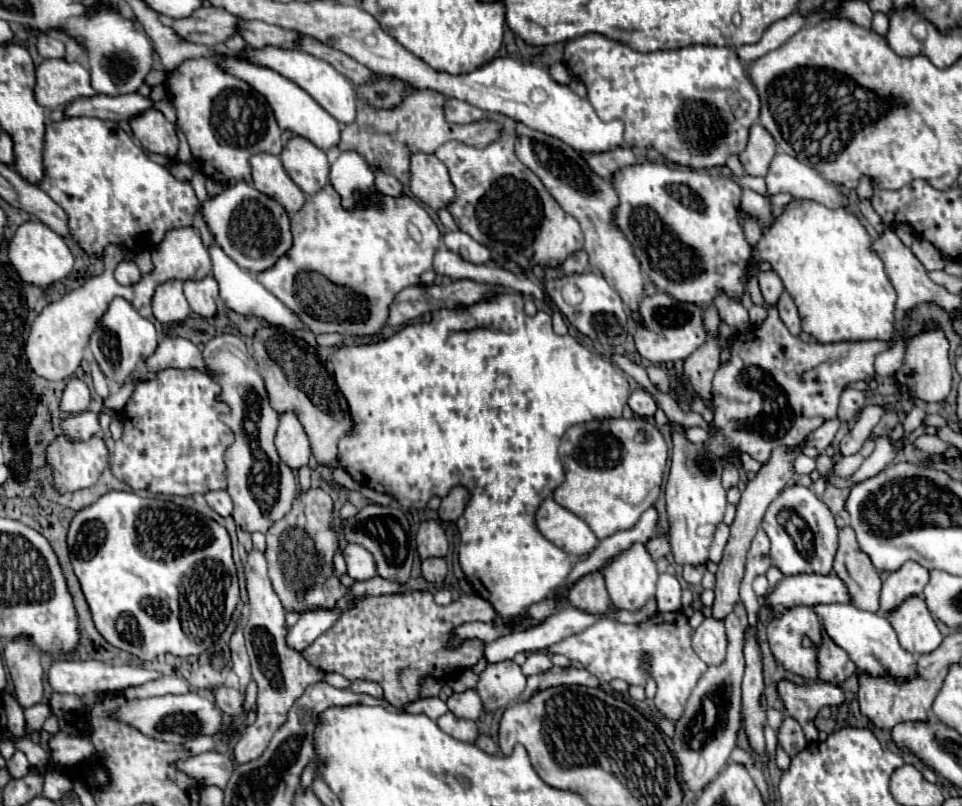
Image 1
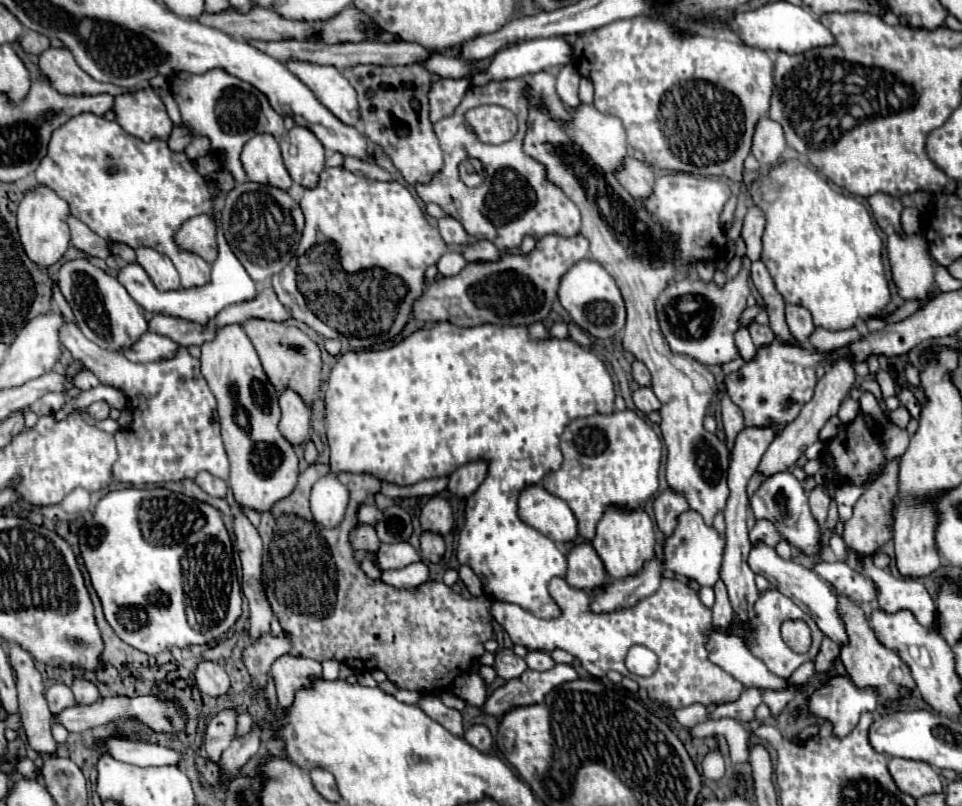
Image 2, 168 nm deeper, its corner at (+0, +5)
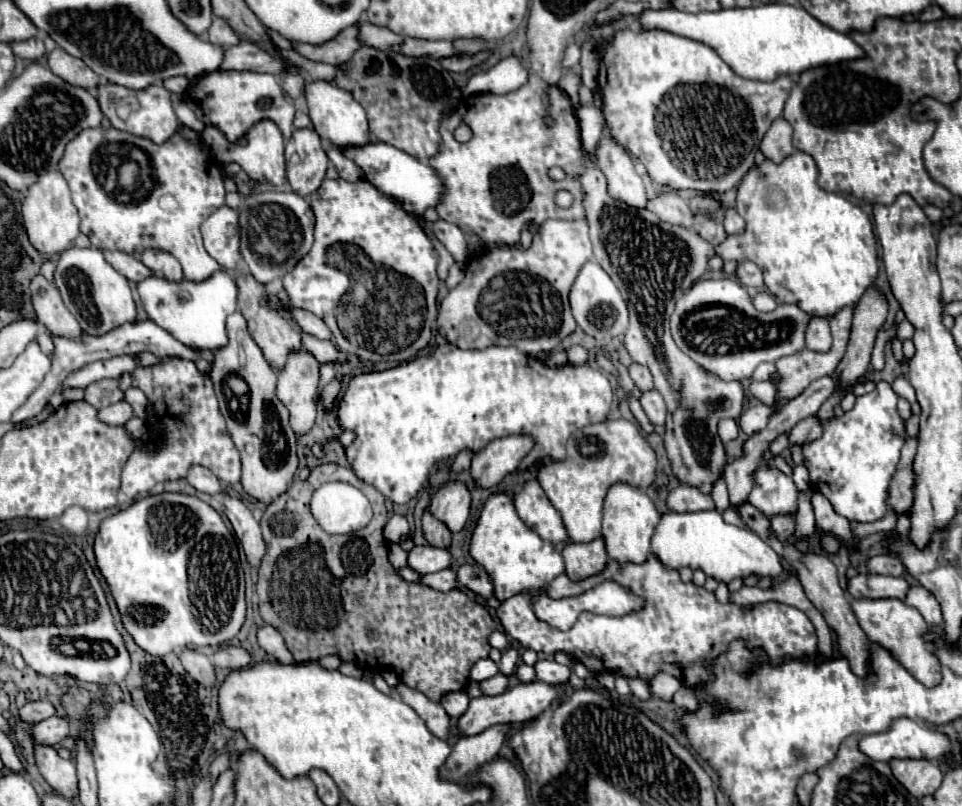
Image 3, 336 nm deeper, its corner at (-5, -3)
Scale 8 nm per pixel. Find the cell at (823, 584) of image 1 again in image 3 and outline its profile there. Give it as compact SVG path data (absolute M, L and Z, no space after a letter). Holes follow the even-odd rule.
M857 574L847 580L847 592L853 598L897 598L903 600L909 584L903 578Z

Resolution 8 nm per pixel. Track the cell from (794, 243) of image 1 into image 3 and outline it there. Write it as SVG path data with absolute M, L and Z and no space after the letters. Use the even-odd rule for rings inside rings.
M805 152L787 156L781 164L763 162L747 172L747 178L737 188L737 212L745 218L747 228L743 236L727 236L715 252L723 260L751 260L765 274L767 290L781 302L797 304L813 318L831 318L841 308L855 308L859 298L875 286L879 276L877 242L869 216L847 198L827 192L817 184L819 170L815 160Z

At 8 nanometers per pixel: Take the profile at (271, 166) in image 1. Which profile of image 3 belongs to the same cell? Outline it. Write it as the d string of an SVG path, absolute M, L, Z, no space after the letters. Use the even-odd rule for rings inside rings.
M259 122L257 126L253 126L247 134L247 144L245 146L235 146L229 144L227 138L223 138L223 134L219 130L215 130L213 126L207 126L203 130L203 142L209 148L211 156L217 162L237 162L245 174L261 184L269 184L269 186L283 186L287 182L285 176L285 156L283 156L283 136L279 134L279 128L273 122Z

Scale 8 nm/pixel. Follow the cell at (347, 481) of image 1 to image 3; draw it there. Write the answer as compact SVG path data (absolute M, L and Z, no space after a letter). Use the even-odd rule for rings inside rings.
M319 464L317 468L313 468L307 480L297 480L291 490L287 490L287 494L281 494L275 502L271 502L261 518L267 554L263 556L263 562L259 566L257 580L259 612L267 624L281 632L295 660L307 662L333 654L343 662L357 662L359 668L369 672L381 672L389 668L403 684L423 692L429 700L439 702L445 694L467 688L471 666L477 660L489 656L489 636L495 630L495 622L485 610L485 606L467 598L467 594L459 588L449 592L437 592L429 586L401 580L387 560L387 542L383 538L385 520L385 496L375 486L359 480L353 470L337 464ZM331 480L347 482L359 488L369 498L373 506L373 518L367 528L351 536L329 536L313 520L309 512L311 494L321 484Z

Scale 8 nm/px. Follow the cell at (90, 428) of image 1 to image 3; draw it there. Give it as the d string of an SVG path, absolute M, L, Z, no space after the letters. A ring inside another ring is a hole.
M121 400L117 404L101 408L97 416L99 416L101 422L105 422L109 426L125 426L125 422L129 418L133 418L133 410L131 410L131 406L125 400Z

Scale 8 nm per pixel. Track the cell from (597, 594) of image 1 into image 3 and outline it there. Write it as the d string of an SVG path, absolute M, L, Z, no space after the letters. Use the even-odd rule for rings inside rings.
M595 538L587 544L569 542L563 550L563 558L565 558L567 576L573 582L595 576L603 572L607 566L607 552L605 552L603 538Z

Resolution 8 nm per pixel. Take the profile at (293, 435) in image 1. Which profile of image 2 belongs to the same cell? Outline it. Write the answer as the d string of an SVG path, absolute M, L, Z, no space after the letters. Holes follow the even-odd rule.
M286 388L280 392L280 408L282 408L282 420L280 420L280 432L284 438L298 446L302 444L310 434L310 408L302 402L300 394Z

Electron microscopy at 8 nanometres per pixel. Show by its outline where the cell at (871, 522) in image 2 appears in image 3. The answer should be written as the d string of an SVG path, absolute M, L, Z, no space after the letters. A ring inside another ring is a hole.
M907 438L901 450L901 462L897 466L897 472L891 478L889 484L889 498L887 498L887 506L891 512L895 512L897 516L907 514L913 502L913 458L915 458L915 450L917 450L917 440L915 438Z

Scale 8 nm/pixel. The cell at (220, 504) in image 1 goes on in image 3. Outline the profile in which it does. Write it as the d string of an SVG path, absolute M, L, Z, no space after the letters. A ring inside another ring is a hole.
M193 466L191 474L187 476L187 482L193 488L197 488L199 492L205 492L205 494L211 494L211 496L217 496L217 494L223 492L215 474L211 474L211 470L207 470L203 466Z

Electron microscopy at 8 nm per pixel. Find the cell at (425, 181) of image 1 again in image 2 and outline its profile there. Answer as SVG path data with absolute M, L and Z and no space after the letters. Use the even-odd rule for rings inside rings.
M422 64L410 66L350 66L342 70L344 78L358 92L360 114L366 136L382 146L392 158L394 166L402 172L408 184L428 182L442 168L442 150L428 118L428 92L432 86L432 74Z

